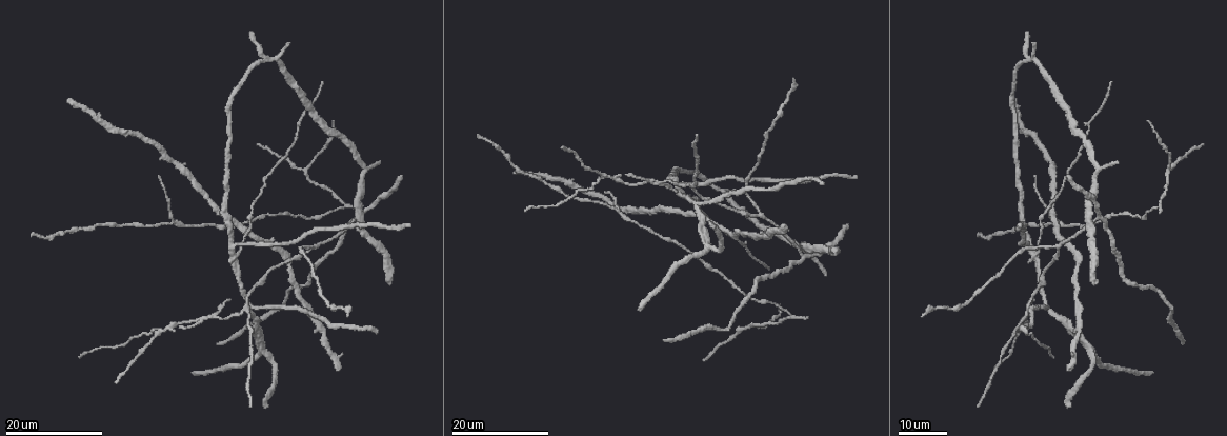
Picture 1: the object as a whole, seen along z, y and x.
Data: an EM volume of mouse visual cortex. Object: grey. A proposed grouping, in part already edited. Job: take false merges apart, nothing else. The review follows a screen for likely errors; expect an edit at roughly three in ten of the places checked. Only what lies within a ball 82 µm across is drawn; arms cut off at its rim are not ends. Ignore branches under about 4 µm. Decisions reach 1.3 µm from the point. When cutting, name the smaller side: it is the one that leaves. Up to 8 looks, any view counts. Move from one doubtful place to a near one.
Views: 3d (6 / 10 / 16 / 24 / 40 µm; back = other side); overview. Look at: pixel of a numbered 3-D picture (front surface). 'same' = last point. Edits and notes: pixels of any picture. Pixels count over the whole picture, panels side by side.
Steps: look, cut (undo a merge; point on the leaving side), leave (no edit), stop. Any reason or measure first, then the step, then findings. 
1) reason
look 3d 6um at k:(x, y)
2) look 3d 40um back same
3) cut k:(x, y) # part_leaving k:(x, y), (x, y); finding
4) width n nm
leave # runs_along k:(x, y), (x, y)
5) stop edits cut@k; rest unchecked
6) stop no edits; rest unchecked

small branch off a trunk
look 3d 16um at 1:(620, 210)

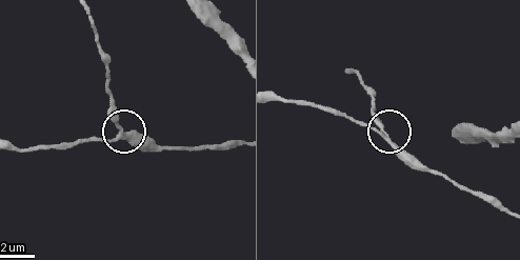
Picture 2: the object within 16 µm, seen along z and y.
look 3d 10um at 2:(124, 135)

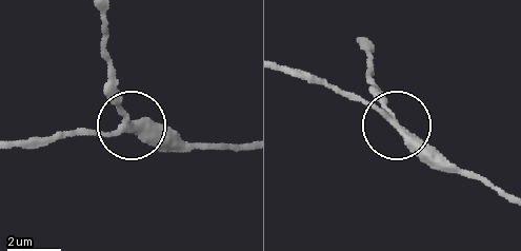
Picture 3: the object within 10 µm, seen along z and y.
leave # continuous, no second neuron

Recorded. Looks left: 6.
three arms meet
look 3d 16um at 1:(760, 215)

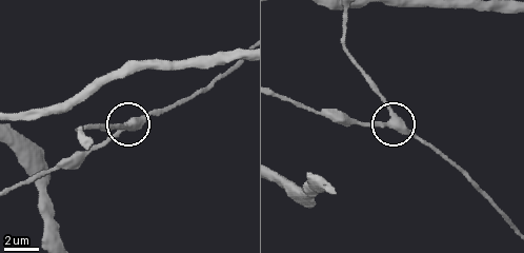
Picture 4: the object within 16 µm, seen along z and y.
look 3d 6um at 4:(392, 117)

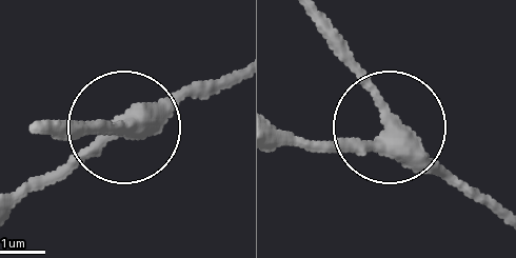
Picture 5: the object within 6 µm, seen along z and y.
look 3d 6um back at 5:(125, 124)

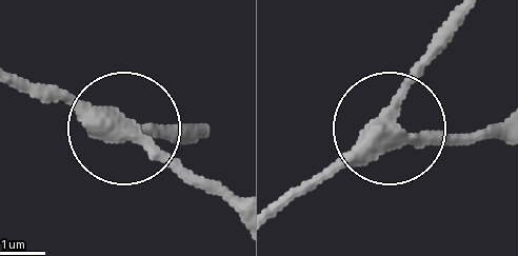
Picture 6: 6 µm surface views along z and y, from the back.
leave # runs_along 6:(283, 210), (374, 134), (450, 36); all the same neuron

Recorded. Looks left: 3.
arms part here
look 3d 24um at 1:(157, 329)

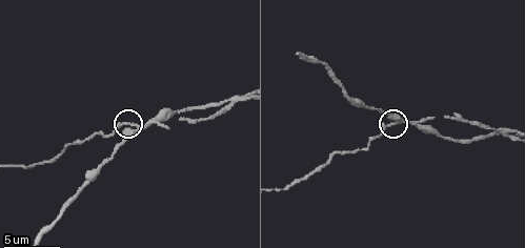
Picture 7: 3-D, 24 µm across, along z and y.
look 3d 6um at 7:(130, 125)

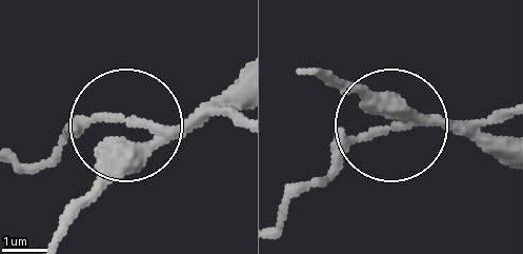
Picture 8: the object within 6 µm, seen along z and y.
width 290 nm
leave # one neuron here

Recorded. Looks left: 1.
stop no edits; rest unchecked

